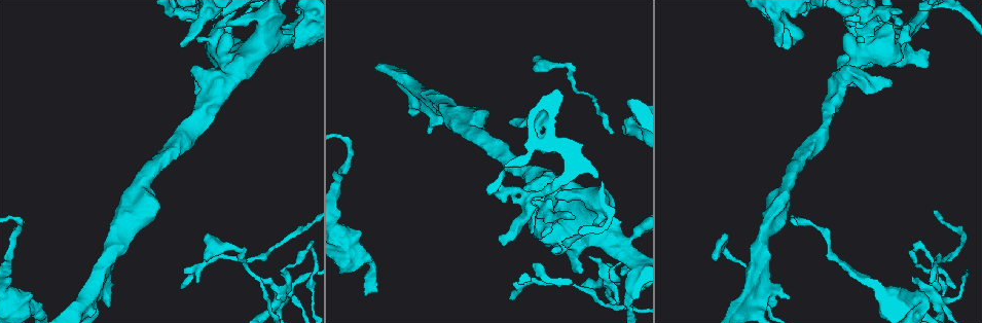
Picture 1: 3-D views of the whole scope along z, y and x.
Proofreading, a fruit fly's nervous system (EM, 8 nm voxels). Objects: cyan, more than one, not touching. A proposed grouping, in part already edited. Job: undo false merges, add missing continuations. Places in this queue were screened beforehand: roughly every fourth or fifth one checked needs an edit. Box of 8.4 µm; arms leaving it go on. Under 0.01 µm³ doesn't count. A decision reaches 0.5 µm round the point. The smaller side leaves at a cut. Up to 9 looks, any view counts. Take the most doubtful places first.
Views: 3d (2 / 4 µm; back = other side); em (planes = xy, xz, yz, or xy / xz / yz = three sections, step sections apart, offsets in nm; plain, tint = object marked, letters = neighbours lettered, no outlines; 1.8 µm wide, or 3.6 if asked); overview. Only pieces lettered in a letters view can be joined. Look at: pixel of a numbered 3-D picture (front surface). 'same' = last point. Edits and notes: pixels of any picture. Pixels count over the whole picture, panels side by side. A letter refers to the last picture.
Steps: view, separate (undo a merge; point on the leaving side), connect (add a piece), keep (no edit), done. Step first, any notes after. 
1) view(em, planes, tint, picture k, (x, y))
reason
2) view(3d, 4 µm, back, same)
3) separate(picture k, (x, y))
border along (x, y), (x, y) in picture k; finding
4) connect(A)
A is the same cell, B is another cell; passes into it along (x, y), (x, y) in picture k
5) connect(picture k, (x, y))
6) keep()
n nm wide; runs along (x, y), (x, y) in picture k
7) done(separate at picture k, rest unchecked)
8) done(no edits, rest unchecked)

view(em, yz, step 8, tint, picture 1, (623, 131))

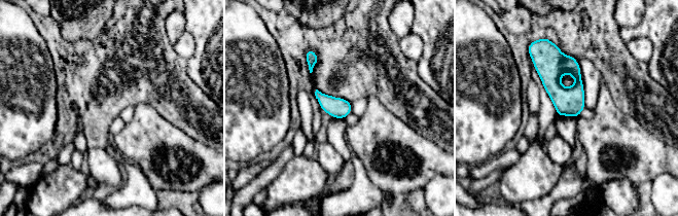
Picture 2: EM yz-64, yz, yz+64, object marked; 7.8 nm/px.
view(em, planes, letters, same)
another direction

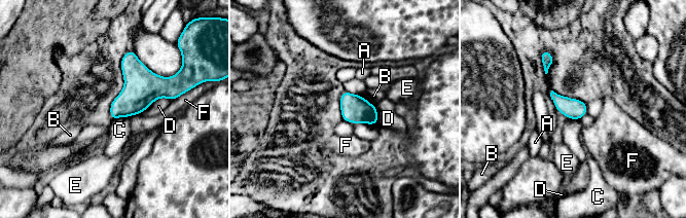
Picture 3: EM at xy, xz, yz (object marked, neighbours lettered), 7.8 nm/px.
keep()
160 nm wide; A, B, C, D, E and F are other cells; border along (128, 116), (119, 116), (112, 120) in picture 3; no lettered piece goes on from it

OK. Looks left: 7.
view(em, planes, letters, picture 1, (930, 293))
sudden change in width

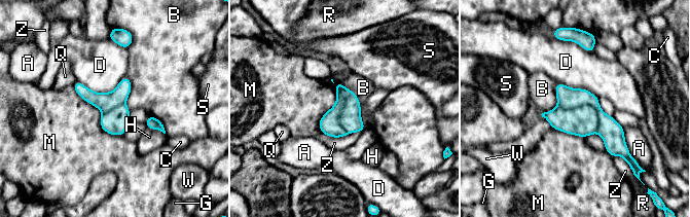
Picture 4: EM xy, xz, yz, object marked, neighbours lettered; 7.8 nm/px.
separate(picture 4, (582, 121))
M touches over 550 nm; A, B, C, D, G, H, M, Q, R, S, W and Z are other cells; two cells meet here

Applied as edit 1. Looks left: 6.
view(3d, 4 µm, picture 1, (596, 215))

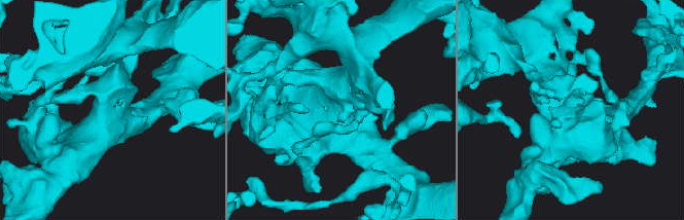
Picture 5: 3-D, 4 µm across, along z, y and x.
view(em, 3.6 µm, planes, letters, picture 5, (116, 118))
need the tissue

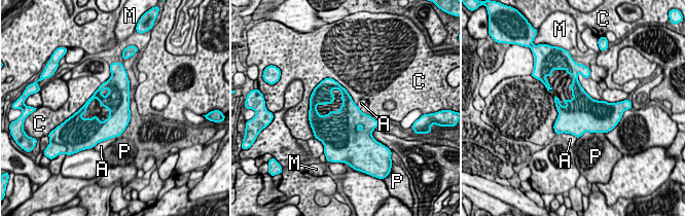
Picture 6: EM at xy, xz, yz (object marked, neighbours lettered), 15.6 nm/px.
keep()
420 nm wide; A, C, M and P are other cells; one cell here

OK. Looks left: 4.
view(3d, 2 µm, picture 1, (537, 71))
an open end

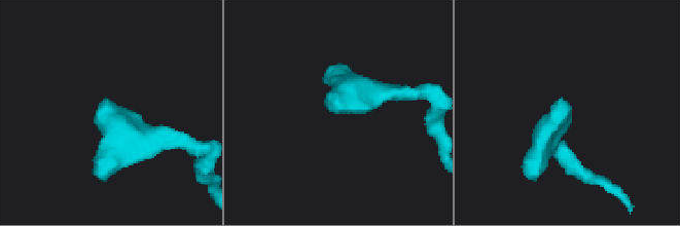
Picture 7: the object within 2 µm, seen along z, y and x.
view(em, planes, tint, picture 7, (104, 101))

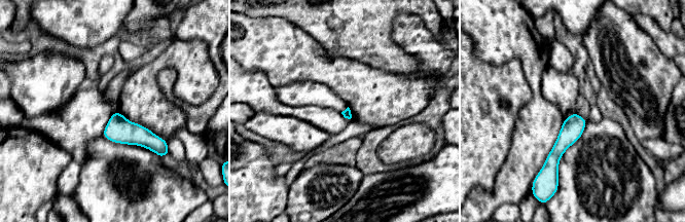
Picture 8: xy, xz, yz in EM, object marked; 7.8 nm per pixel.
view(em, planes, letters, same)

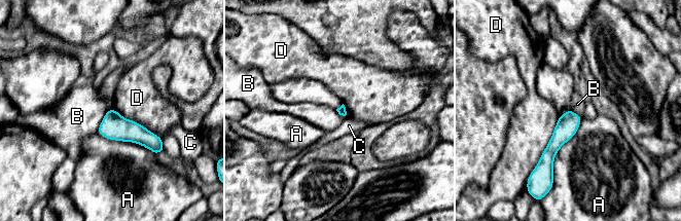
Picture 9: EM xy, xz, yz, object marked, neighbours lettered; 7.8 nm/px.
keep()
A, B, C and D are other cells; border along (110, 108), (96, 132) in picture 9; none of them fits

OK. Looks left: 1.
done(separate at picture 4, rest unchecked)

